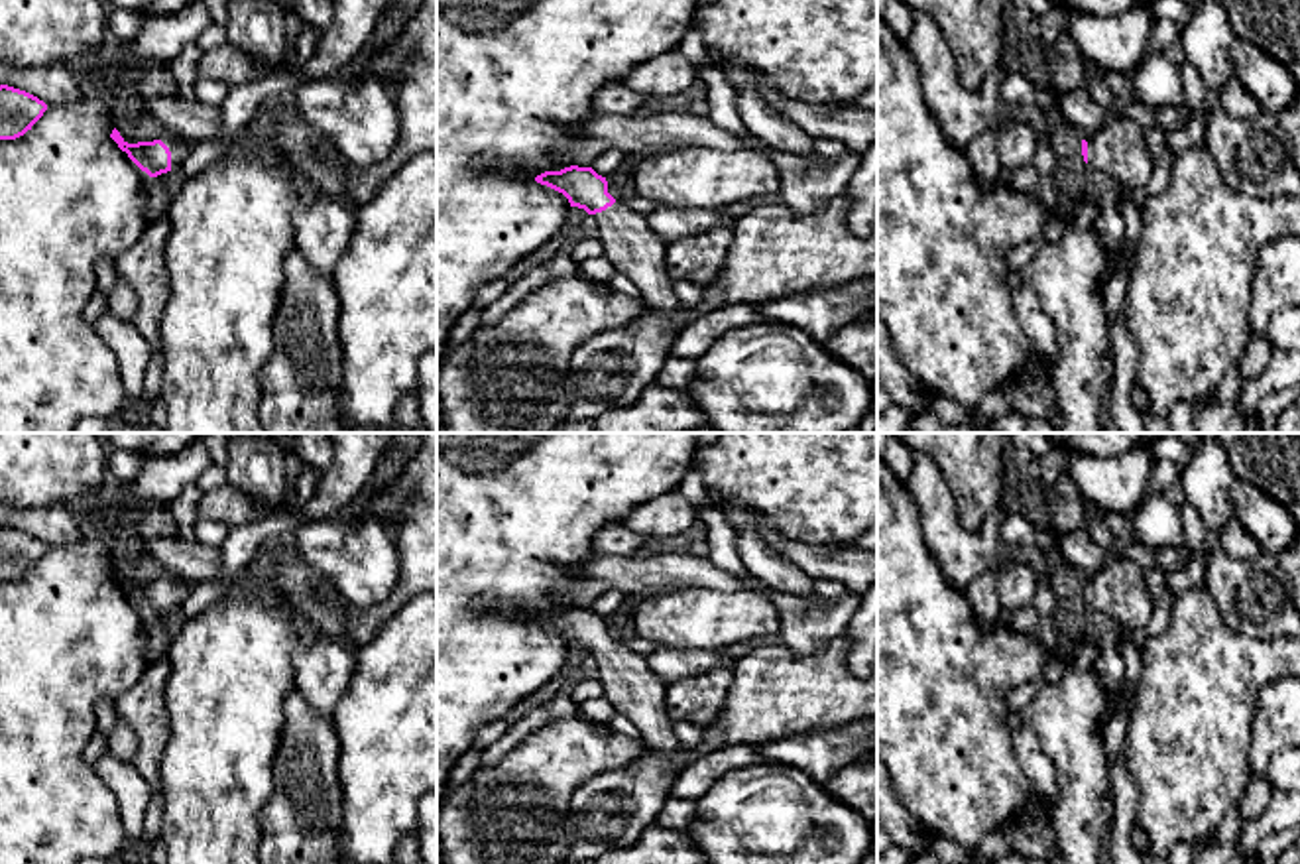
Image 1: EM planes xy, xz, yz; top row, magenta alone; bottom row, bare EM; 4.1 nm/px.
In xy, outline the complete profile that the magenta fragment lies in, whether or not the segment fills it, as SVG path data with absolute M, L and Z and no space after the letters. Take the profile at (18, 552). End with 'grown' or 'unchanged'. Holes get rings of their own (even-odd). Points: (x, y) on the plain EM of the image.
M0 525L0 581L24 577L43 557L47 545L37 537Z; unchanged

